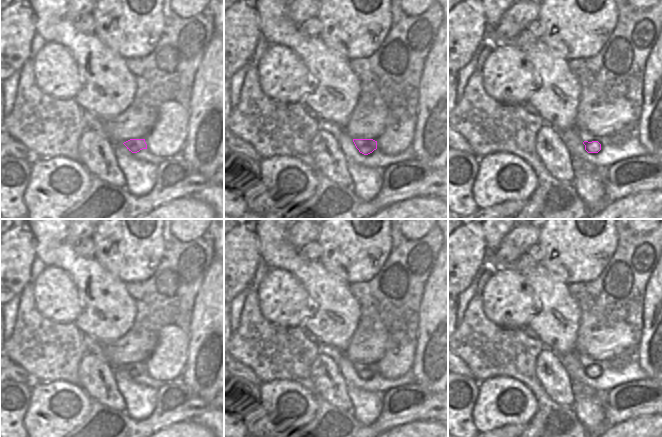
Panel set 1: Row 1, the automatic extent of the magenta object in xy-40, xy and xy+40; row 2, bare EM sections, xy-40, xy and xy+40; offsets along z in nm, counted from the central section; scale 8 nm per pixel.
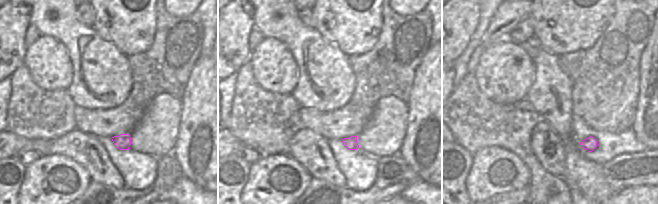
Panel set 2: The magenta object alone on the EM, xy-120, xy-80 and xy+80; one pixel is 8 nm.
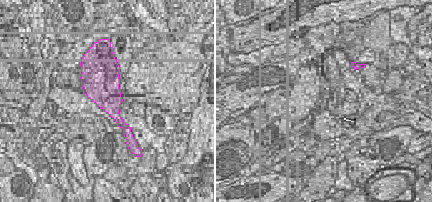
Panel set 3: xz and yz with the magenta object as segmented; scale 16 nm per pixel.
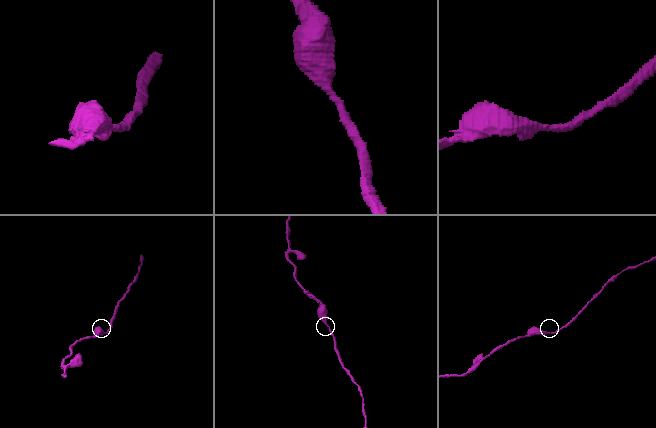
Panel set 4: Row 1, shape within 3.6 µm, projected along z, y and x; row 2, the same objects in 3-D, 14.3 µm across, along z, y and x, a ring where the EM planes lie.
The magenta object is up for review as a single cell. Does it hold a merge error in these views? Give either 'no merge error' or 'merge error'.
no merge error

